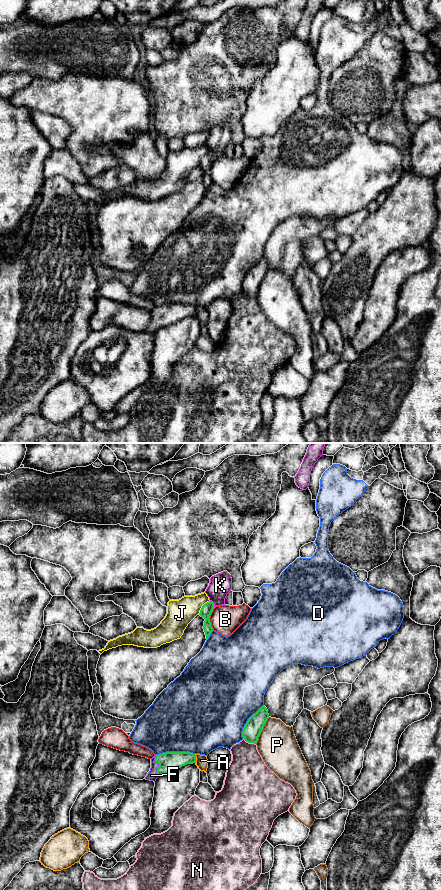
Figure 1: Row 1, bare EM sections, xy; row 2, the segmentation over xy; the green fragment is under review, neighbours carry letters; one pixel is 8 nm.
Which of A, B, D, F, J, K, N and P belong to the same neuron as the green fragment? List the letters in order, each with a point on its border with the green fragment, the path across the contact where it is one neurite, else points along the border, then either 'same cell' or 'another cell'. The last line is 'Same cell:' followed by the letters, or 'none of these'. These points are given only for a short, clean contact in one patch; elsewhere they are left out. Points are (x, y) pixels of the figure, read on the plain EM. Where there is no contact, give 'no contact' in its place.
A: meets green in xy at (195, 310); another cell
B: meets green in xy at (209, 171); another cell
D: meets green in xy at (174, 304); another cell
F: meets green in xy at (158, 319); runs through xy (168, 314), (158, 319), (151, 327); same cell
J: meets green in xy at (202, 159); border along xy (209, 152), (202, 158), (198, 166); another cell
K: meets green in xy at (213, 156); runs through xy (206, 162), (213, 156), (220, 137); same cell
N: meets green in xy at (249, 294); another cell
P: meets green in xy at (261, 282); another cell
Same cell: F, K

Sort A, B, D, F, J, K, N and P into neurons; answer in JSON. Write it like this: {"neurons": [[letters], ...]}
{"neurons": [["A"], ["B"], ["D"], ["F", "K"], ["J"], ["N"], ["P"]]}

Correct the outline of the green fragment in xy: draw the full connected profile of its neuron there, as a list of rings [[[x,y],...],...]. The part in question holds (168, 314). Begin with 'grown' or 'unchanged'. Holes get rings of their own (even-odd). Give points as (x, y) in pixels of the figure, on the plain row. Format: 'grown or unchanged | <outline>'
grown | [[[190,304],[162,305],[151,311],[151,320],[145,331],[155,334],[158,329],[193,315],[196,315],[196,308]]]

